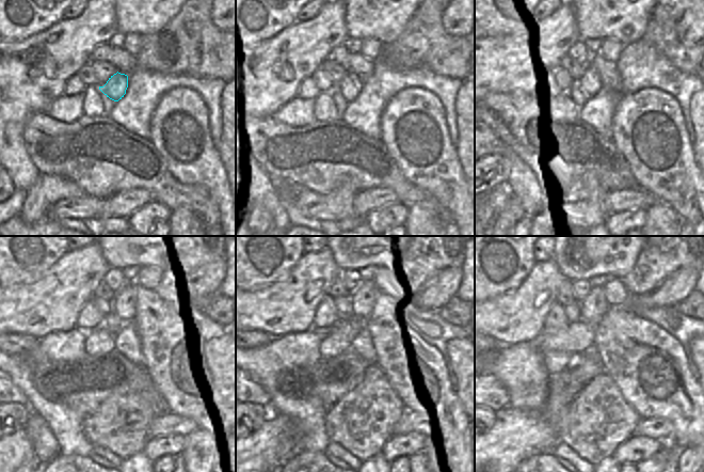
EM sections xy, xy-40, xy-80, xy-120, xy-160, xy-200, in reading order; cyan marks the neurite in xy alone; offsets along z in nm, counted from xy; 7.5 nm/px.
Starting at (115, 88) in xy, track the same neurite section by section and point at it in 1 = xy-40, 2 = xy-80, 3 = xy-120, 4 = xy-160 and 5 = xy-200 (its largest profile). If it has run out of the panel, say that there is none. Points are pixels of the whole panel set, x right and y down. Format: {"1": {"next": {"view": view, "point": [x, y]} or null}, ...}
{"1": {"next": {"view": "xy-40", "point": [352, 84]}}, "2": {"next": {"view": "xy-80", "point": [590, 84]}}, "3": {"next": {"view": "xy-120", "point": [123, 303]}}, "4": {"next": {"view": "xy-160", "point": [362, 300]}}, "5": {"next": {"view": "xy-200", "point": [594, 307]}}}

